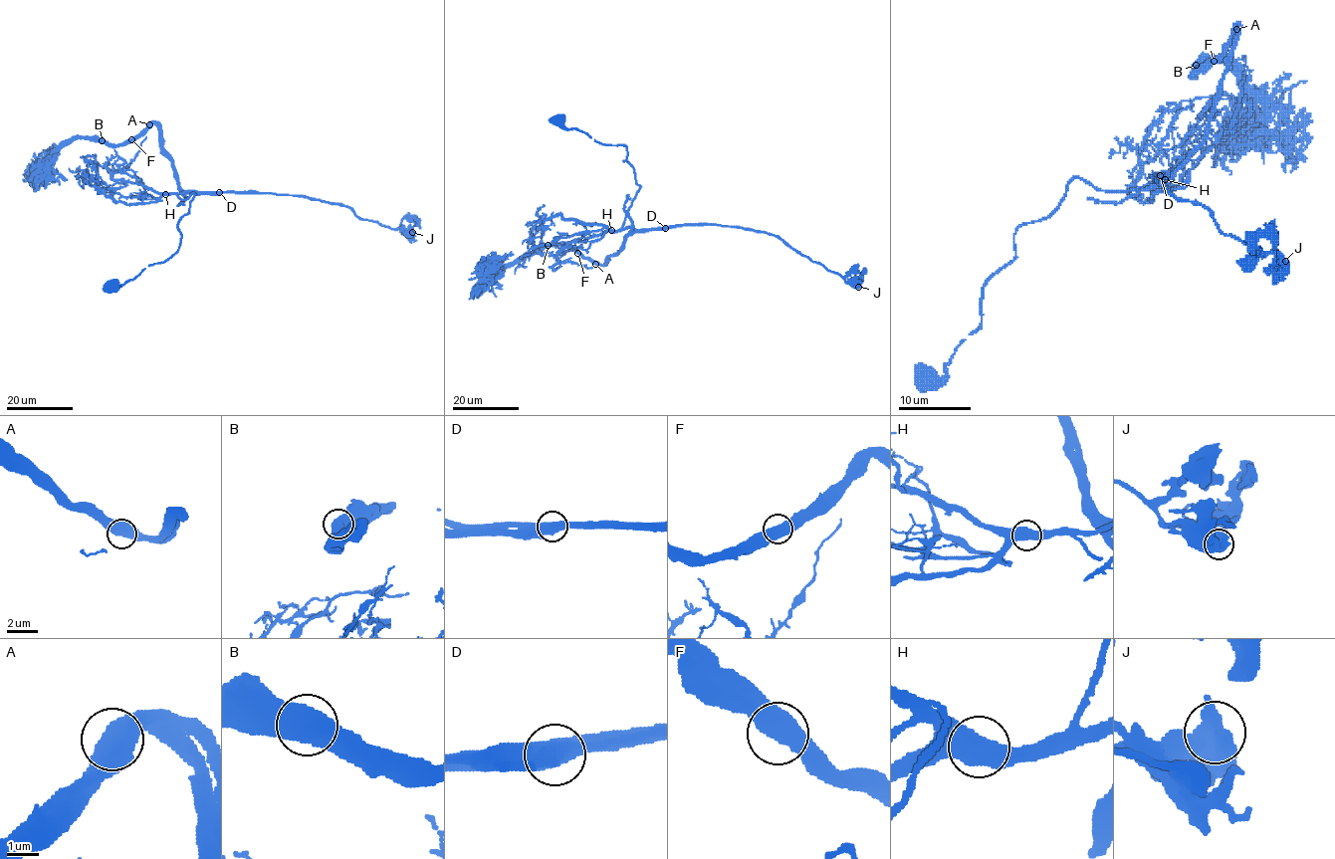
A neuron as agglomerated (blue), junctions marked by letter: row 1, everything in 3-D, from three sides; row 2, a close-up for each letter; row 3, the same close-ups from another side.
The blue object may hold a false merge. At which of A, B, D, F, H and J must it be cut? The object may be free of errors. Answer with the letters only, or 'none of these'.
D

